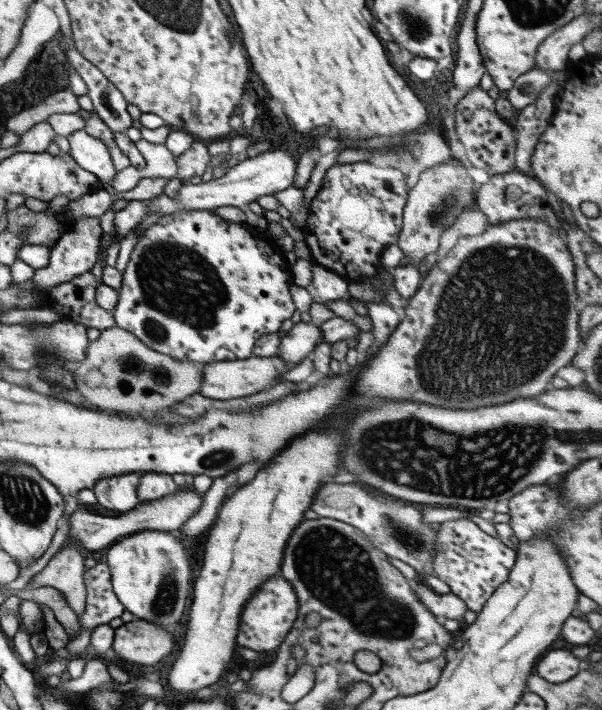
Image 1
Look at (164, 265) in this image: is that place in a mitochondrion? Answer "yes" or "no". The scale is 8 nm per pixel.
yes

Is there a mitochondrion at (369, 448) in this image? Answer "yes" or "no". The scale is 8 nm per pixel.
yes

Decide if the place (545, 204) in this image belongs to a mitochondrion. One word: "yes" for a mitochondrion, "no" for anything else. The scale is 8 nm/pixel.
no

